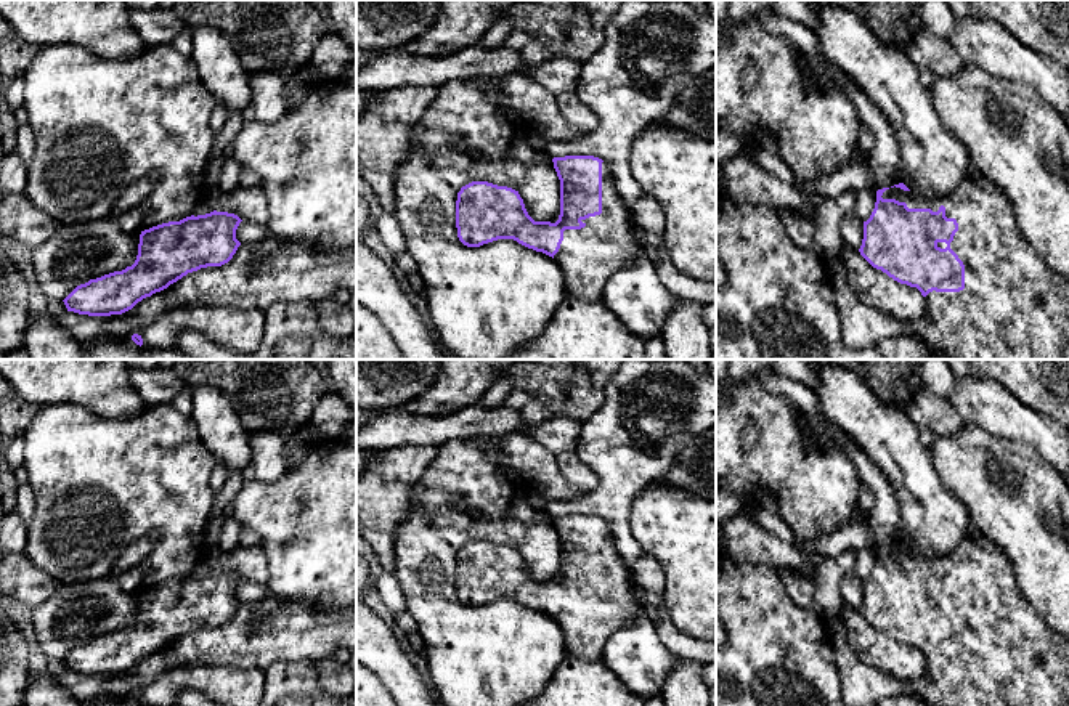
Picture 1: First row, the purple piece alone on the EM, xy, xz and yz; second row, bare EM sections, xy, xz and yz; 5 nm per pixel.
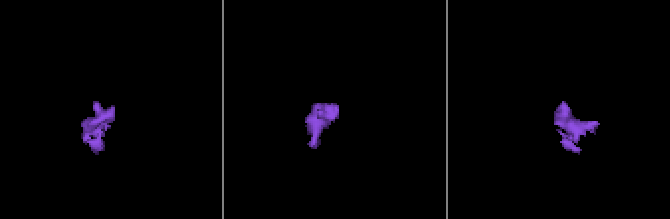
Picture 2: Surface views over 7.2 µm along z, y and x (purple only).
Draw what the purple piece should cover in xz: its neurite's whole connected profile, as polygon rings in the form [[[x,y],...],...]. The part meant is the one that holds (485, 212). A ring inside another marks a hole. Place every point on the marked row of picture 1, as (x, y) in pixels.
[[[594,156],[554,157],[560,180],[560,215],[555,223],[534,221],[518,191],[488,181],[472,181],[461,188],[456,201],[456,228],[467,247],[480,247],[498,239],[518,244],[552,257],[562,270],[567,295],[586,302],[602,302],[608,278],[621,270],[640,249],[632,234],[632,213],[616,191],[608,164]]]

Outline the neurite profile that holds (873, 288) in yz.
[[[843,245],[839,257],[844,262],[852,294],[864,305],[902,323],[918,321],[925,314],[926,298],[917,287],[900,284],[873,268],[859,250],[849,245]]]

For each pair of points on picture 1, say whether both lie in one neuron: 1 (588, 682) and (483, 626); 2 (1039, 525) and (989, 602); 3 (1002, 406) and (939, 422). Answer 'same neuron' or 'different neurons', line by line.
1: different neurons
2: different neurons
3: different neurons

